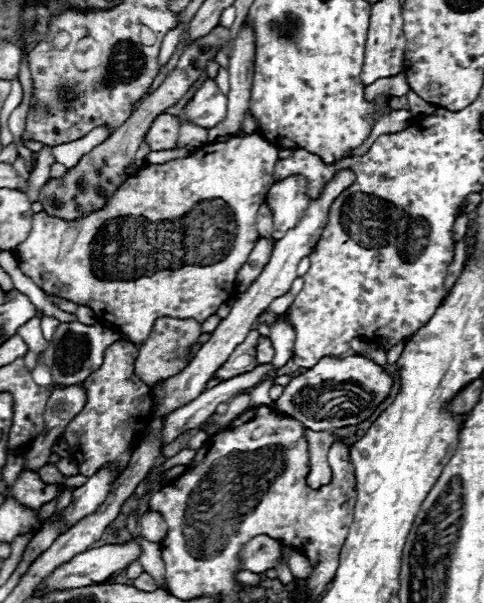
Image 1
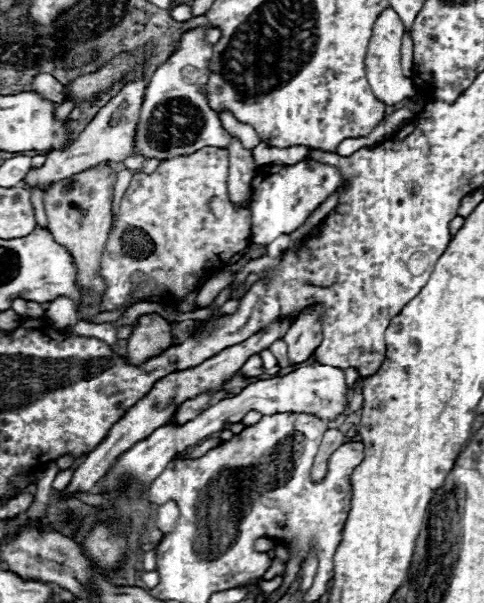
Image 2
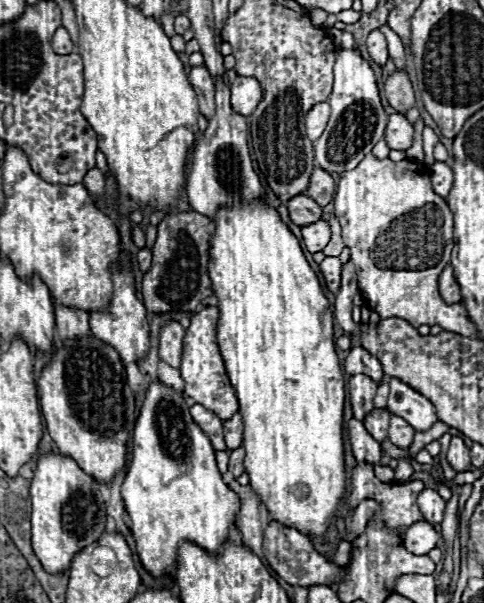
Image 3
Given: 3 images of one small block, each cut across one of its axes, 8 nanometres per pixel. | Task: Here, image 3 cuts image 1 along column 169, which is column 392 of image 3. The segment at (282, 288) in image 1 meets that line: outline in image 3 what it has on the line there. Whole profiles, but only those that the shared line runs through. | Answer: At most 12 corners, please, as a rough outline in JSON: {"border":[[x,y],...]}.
{"border":[[398,378],[386,408],[416,432],[438,422],[432,402]]}

